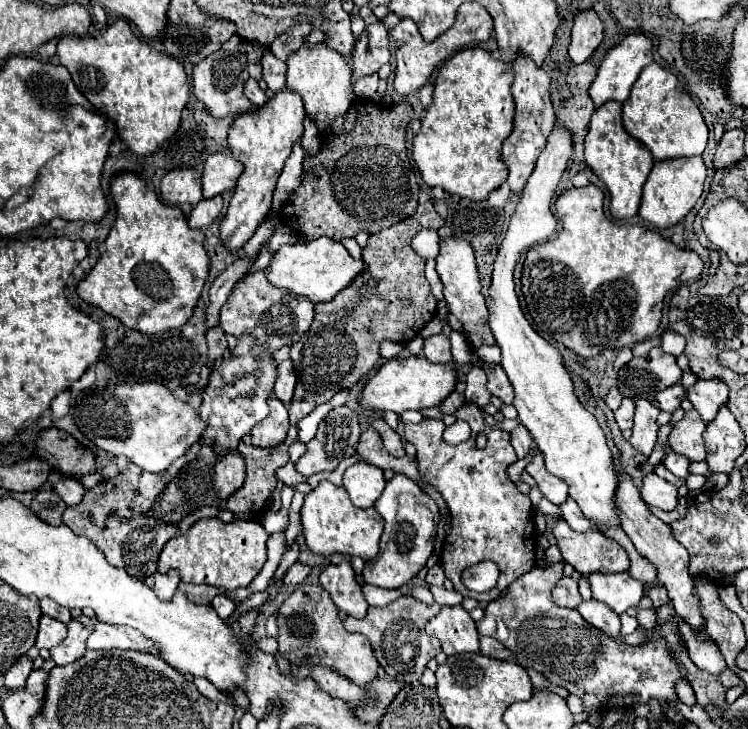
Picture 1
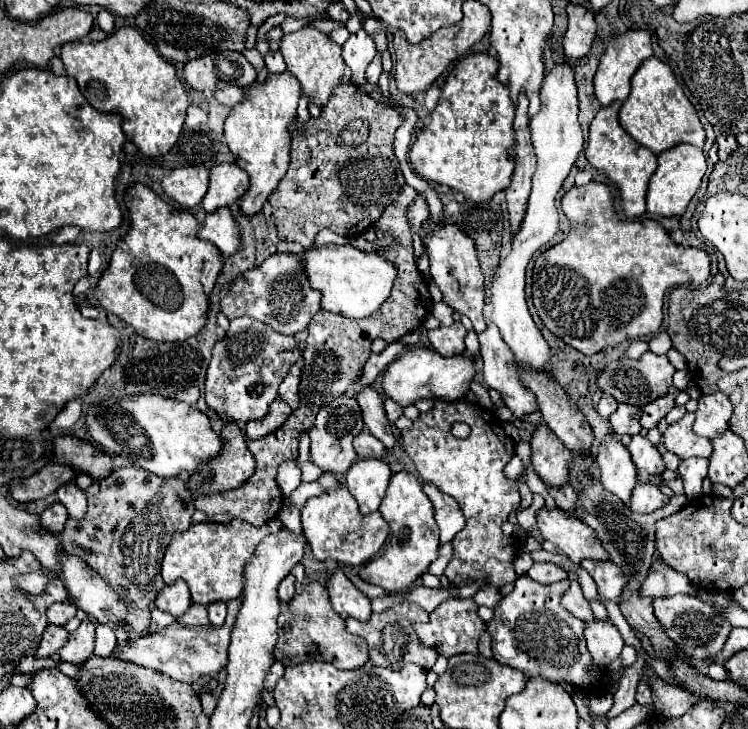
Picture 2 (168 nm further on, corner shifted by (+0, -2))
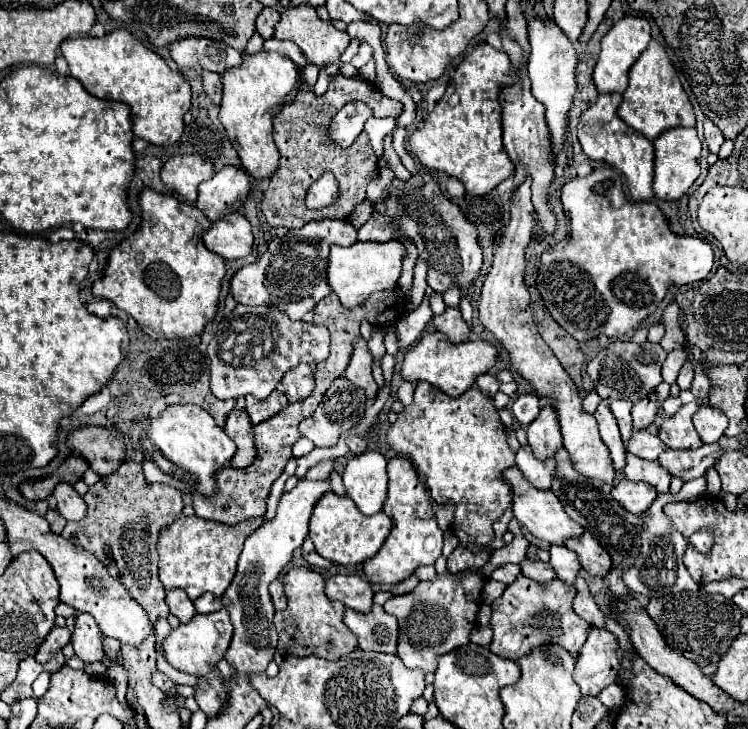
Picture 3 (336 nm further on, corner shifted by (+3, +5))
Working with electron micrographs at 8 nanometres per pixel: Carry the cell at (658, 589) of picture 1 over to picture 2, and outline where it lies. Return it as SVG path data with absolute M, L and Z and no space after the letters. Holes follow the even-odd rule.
M675 595L675 597L659 597L653 601L653 609L655 609L655 617L659 619L659 623L663 625L665 633L669 639L673 639L677 643L677 647L681 647L681 651L685 651L685 655L689 655L695 663L707 663L709 657L717 655L731 629L729 623L725 623L725 619L721 619L721 615L717 615L715 607L709 607L709 603L691 597L691 595Z

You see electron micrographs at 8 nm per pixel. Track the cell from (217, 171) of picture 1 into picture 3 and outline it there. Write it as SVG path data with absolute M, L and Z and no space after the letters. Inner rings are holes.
M224 166L198 188L196 206L214 222L240 210L250 190L250 176L236 166Z

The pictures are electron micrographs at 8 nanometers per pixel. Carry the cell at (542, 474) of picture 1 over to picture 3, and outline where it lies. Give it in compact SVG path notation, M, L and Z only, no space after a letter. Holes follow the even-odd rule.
M546 406L540 410L538 418L526 428L528 444L536 458L554 458L556 452L562 448L562 434L560 424L554 416L554 408Z

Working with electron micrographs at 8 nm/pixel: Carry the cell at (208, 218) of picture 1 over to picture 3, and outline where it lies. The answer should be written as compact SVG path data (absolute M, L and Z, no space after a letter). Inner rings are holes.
M232 212L226 218L214 222L202 236L204 246L224 260L236 260L242 256L248 256L252 250L252 230L250 222L238 214Z

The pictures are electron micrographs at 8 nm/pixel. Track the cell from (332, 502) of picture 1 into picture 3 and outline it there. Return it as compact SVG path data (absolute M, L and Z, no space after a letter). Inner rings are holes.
M326 492L324 496L318 498L316 508L312 510L310 538L320 556L332 560L334 564L356 566L356 564L362 564L364 560L368 560L370 556L374 556L382 548L384 540L390 534L390 526L392 526L392 520L384 512L364 516L356 510L356 506L352 504L352 500L348 496L338 496L334 492Z

